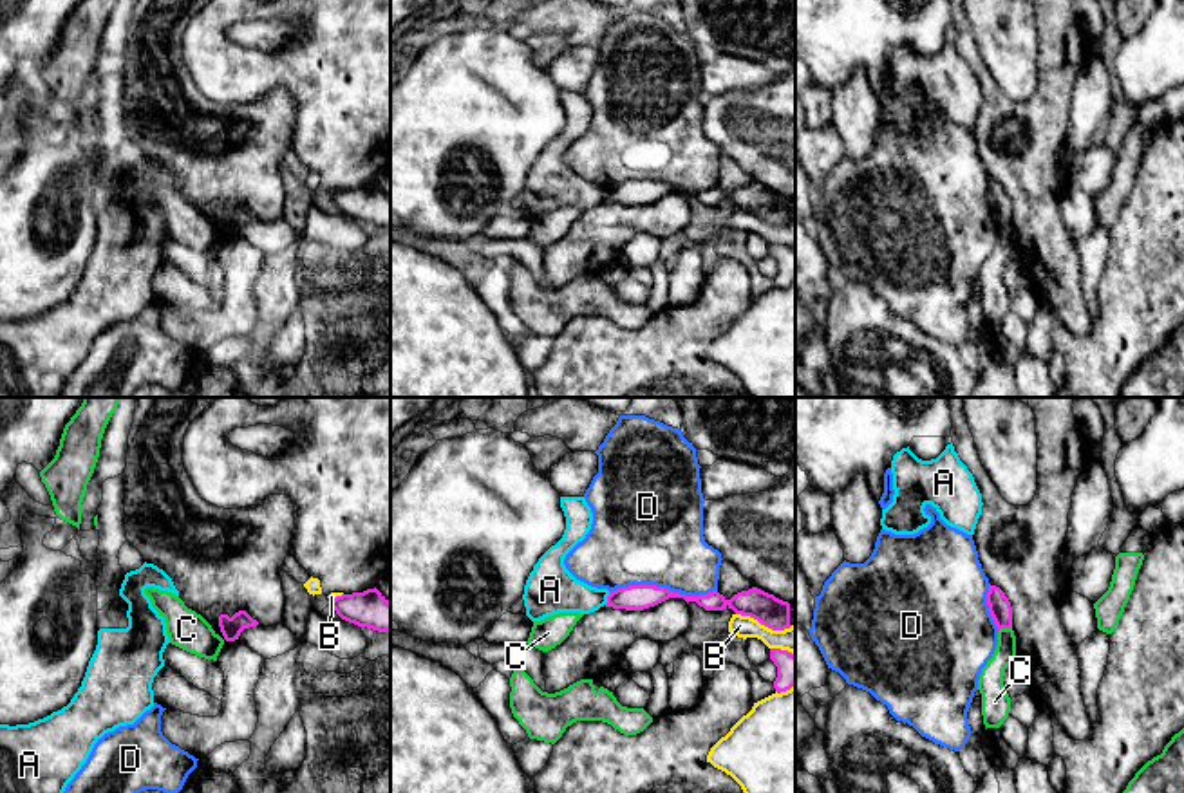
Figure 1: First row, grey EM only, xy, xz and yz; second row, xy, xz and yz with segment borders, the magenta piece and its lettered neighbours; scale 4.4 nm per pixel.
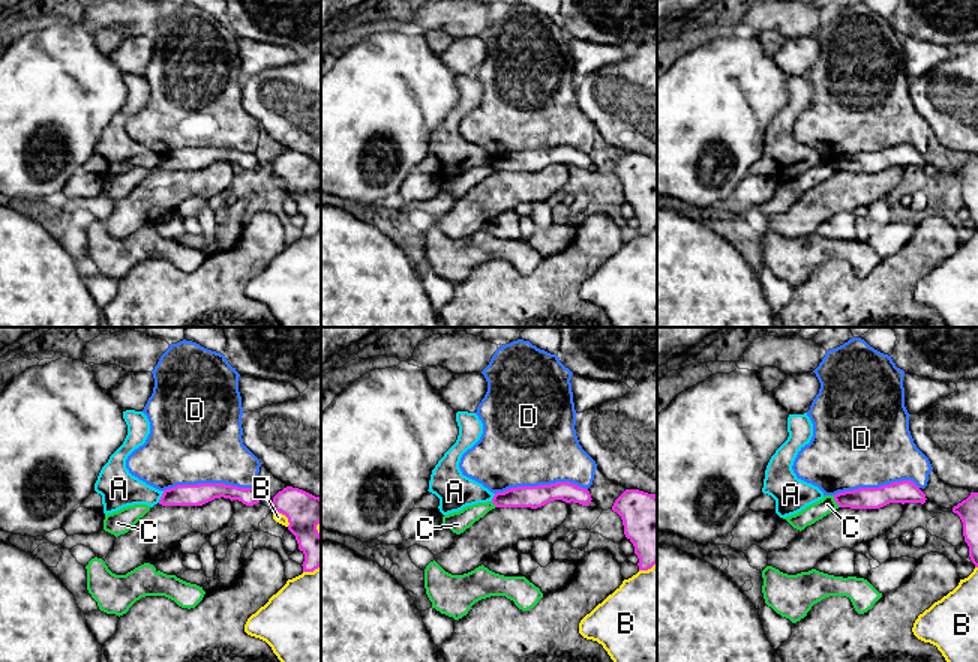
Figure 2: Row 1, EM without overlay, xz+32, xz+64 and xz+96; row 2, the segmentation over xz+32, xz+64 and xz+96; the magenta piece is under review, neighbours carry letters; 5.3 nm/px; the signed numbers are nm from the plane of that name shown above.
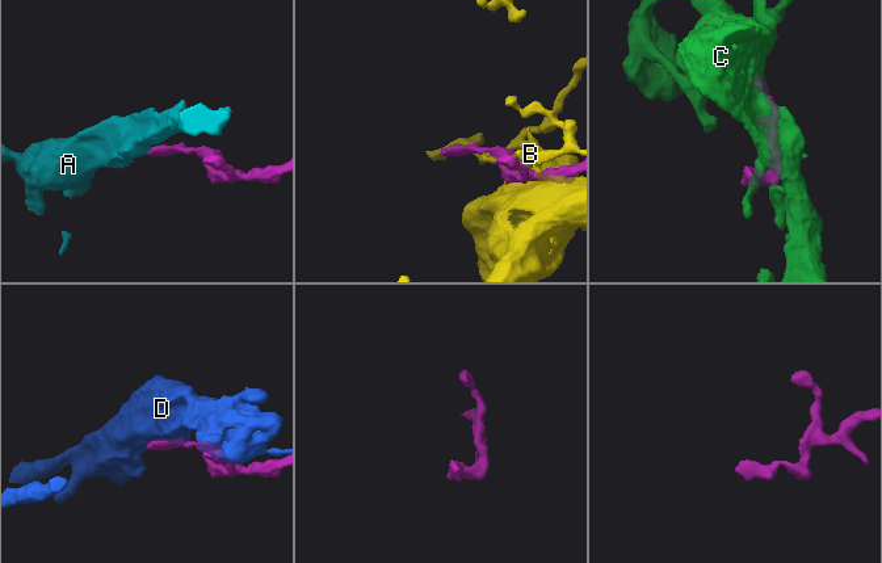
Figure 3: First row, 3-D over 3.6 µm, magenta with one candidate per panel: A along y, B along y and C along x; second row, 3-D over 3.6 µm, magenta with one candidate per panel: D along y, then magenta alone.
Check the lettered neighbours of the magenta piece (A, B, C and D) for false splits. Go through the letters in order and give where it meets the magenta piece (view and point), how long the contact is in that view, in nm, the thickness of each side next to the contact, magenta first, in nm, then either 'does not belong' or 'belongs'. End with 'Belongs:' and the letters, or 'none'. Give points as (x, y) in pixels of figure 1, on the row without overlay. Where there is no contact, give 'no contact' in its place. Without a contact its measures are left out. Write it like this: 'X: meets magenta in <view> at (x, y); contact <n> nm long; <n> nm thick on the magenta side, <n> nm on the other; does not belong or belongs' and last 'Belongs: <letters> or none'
A: meets magenta in xz at (608, 194); contact 60 nm long; 110 nm thick on the magenta side, 220 nm on the other; does not belong
B: meets magenta in xz at (765, 221); contact 260 nm long; 140 nm thick on the magenta side, 120 nm on the other; does not belong
C: meets magenta in yz at (1004, 223); contact 70 nm long; 100 nm thick on the magenta side, 110 nm on the other; does not belong
D: meets magenta in xz at (662, 183); contact 480 nm long; 110 nm thick on the magenta side, 460 nm on the other; does not belong
Belongs: none

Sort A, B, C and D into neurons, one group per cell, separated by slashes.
A / B / C / D

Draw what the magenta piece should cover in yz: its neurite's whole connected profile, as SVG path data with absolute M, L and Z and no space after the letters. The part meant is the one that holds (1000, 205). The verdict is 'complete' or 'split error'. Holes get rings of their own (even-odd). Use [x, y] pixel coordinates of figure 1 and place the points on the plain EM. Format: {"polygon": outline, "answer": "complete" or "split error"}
{"polygon": "M989 181L987 201L998 226L1012 222L1012 202L1000 182Z", "answer": "complete"}

